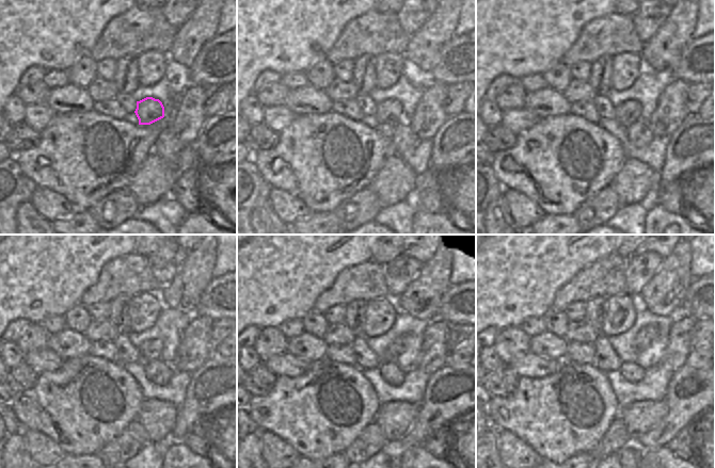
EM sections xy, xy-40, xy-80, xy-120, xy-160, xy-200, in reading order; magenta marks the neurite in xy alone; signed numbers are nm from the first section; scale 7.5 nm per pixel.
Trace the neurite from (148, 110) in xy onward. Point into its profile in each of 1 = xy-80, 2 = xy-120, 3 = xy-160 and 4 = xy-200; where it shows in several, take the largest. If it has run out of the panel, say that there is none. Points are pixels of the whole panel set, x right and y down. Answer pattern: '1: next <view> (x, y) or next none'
1: next xy-80 (626, 113)
2: next xy-120 (151, 350)
3: next xy-160 (399, 344)
4: next xy-200 (646, 335)

